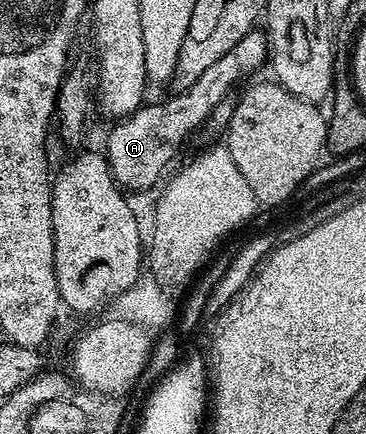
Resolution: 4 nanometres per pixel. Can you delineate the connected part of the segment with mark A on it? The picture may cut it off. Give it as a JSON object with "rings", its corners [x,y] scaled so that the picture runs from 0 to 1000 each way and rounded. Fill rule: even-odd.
{"rings":[[[697,69],[680,74],[667,88],[656,88],[656,97],[645,97],[645,106],[634,106],[634,115],[623,115],[623,124],[612,124],[612,134],[579,143],[579,152],[568,152],[568,161],[557,161],[557,171],[546,171],[546,180],[536,180],[536,189],[514,205],[511,212],[489,212],[464,217],[445,240],[391,237],[385,249],[355,267],[339,267],[331,276],[309,288],[311,297],[290,313],[290,341],[284,339],[284,357],[290,371],[301,376],[301,389],[311,403],[311,417],[322,422],[322,431],[355,442],[399,442],[443,403],[454,396],[454,385],[475,369],[475,357],[497,341],[497,329],[538,300],[549,286],[560,288],[574,274],[574,265],[585,251],[631,219],[639,194],[658,189],[669,175],[683,175],[705,154],[724,150],[732,138],[732,104],[724,81],[713,71]]]}

